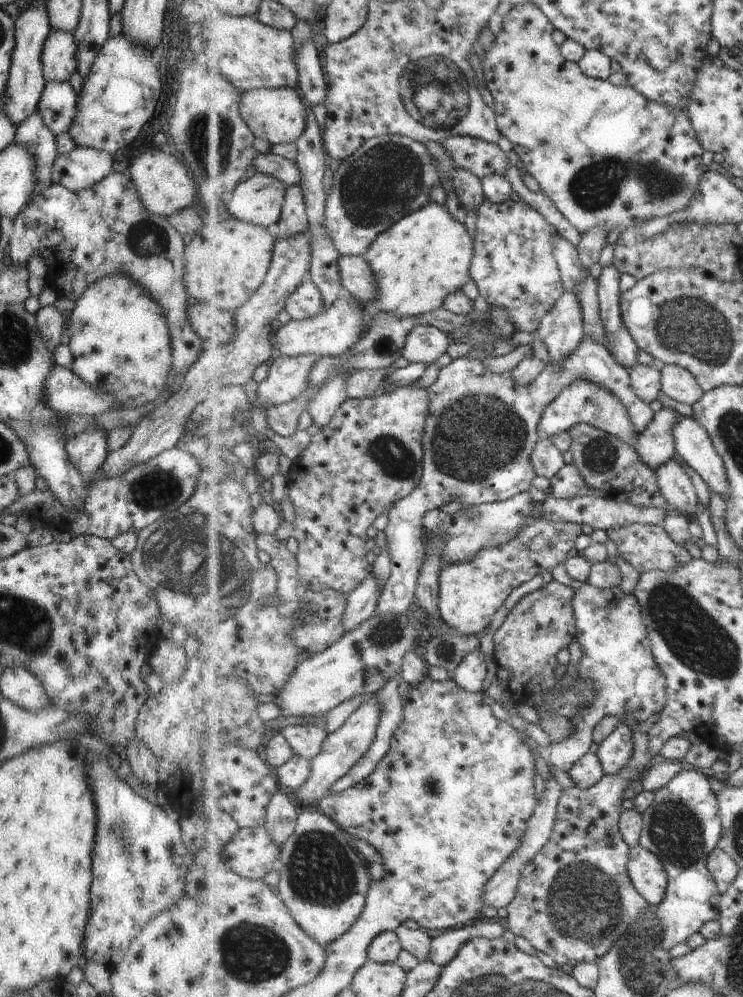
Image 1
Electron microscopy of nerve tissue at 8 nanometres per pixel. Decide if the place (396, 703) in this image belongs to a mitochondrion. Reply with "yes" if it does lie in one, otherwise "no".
no

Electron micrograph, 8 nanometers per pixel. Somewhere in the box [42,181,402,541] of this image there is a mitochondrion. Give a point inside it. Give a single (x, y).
(157, 491)

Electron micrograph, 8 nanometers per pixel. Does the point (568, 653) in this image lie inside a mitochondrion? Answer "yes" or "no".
no

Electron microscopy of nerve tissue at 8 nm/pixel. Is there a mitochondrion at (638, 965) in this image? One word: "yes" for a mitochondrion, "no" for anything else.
yes

